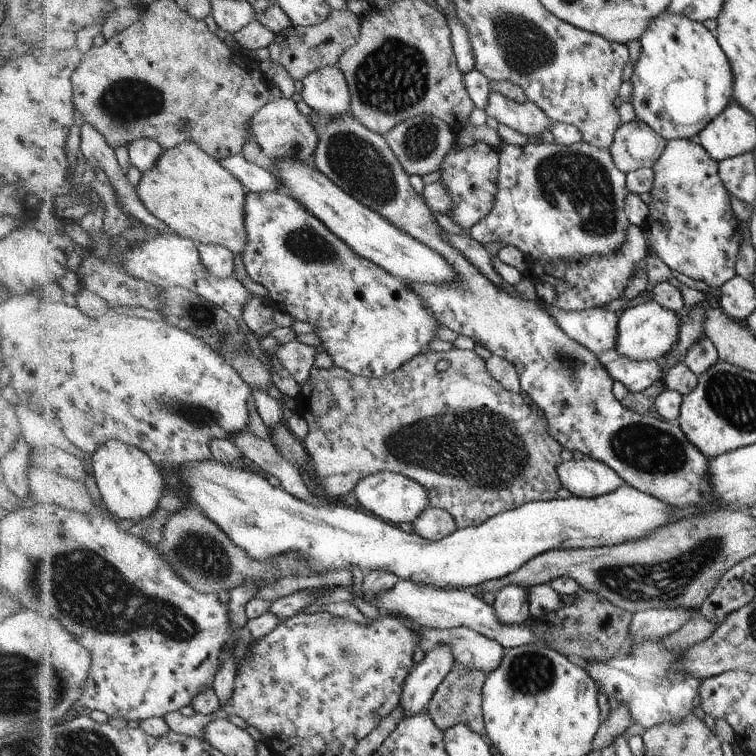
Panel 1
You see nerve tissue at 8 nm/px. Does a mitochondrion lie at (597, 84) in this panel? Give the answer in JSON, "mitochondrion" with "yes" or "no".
{"mitochondrion":"no"}

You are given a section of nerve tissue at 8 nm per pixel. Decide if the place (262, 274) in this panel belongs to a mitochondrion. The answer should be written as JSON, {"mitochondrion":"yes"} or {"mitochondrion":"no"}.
{"mitochondrion":"no"}

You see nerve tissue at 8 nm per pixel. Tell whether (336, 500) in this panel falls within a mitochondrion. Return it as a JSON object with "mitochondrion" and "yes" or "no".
{"mitochondrion":"no"}

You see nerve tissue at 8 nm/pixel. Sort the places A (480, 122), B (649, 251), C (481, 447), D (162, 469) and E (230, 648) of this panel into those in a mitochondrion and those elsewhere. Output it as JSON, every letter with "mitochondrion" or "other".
{"A":"other","B":"other","C":"mitochondrion","D":"other","E":"other"}

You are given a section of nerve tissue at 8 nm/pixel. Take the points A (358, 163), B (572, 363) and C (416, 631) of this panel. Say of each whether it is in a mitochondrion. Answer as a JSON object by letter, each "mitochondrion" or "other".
{"A":"mitochondrion","B":"mitochondrion","C":"other"}

